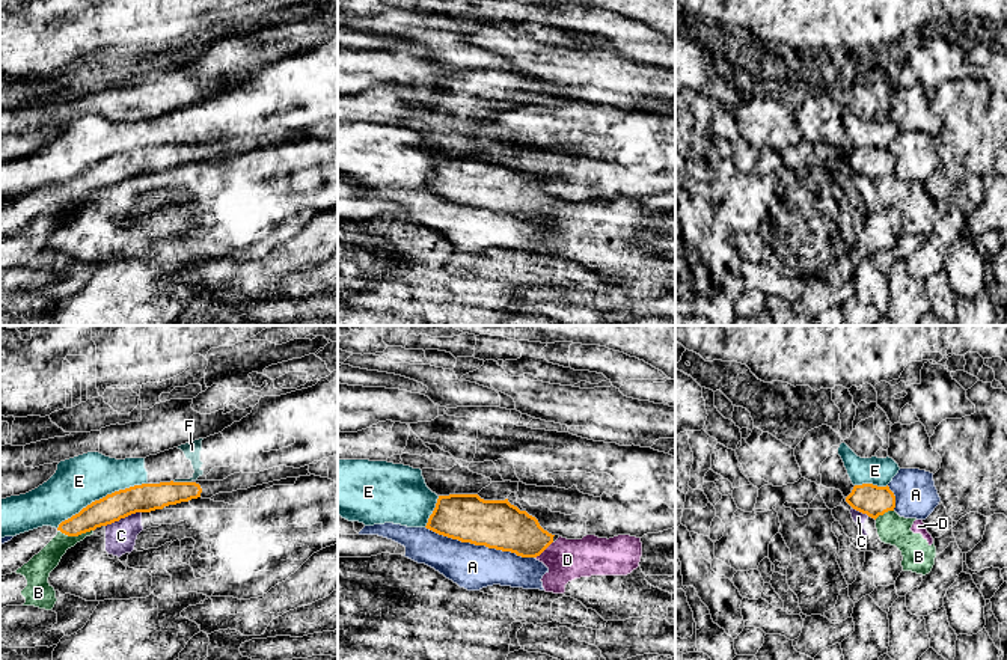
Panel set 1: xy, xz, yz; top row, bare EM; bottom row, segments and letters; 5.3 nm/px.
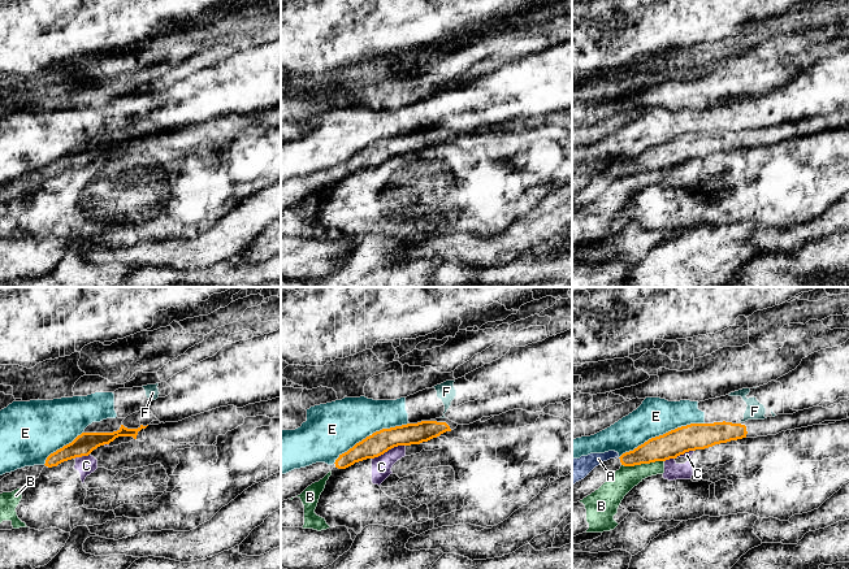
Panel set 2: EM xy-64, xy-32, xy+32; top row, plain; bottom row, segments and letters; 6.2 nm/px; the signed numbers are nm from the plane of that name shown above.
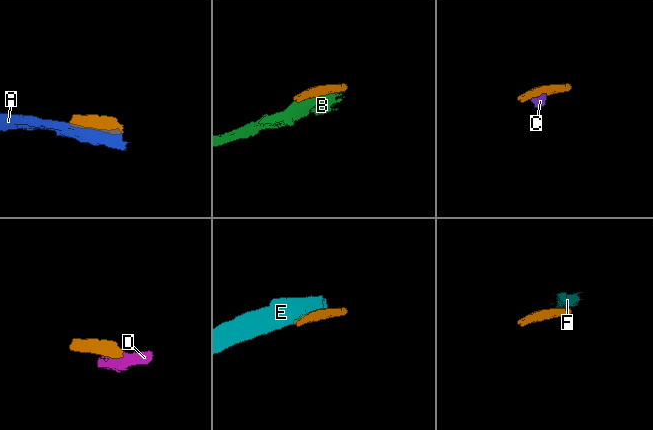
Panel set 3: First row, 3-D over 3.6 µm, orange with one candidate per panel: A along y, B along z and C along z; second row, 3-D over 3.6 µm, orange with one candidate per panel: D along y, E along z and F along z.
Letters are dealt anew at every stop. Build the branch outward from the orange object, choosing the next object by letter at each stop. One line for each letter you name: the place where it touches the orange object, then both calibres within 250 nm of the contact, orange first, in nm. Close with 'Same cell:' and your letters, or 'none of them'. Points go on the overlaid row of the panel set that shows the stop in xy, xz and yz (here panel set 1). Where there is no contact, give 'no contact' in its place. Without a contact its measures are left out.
Same cell: none of them

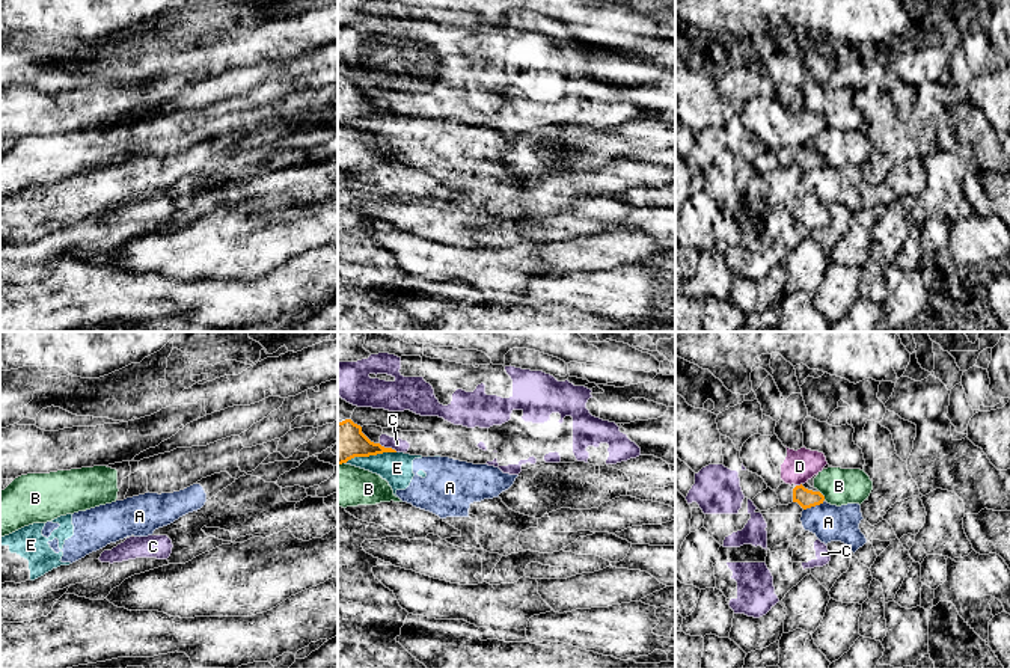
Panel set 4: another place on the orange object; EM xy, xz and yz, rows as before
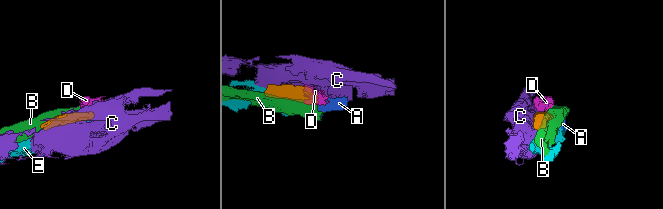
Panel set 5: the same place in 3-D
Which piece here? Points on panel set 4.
Same cell: none of them

